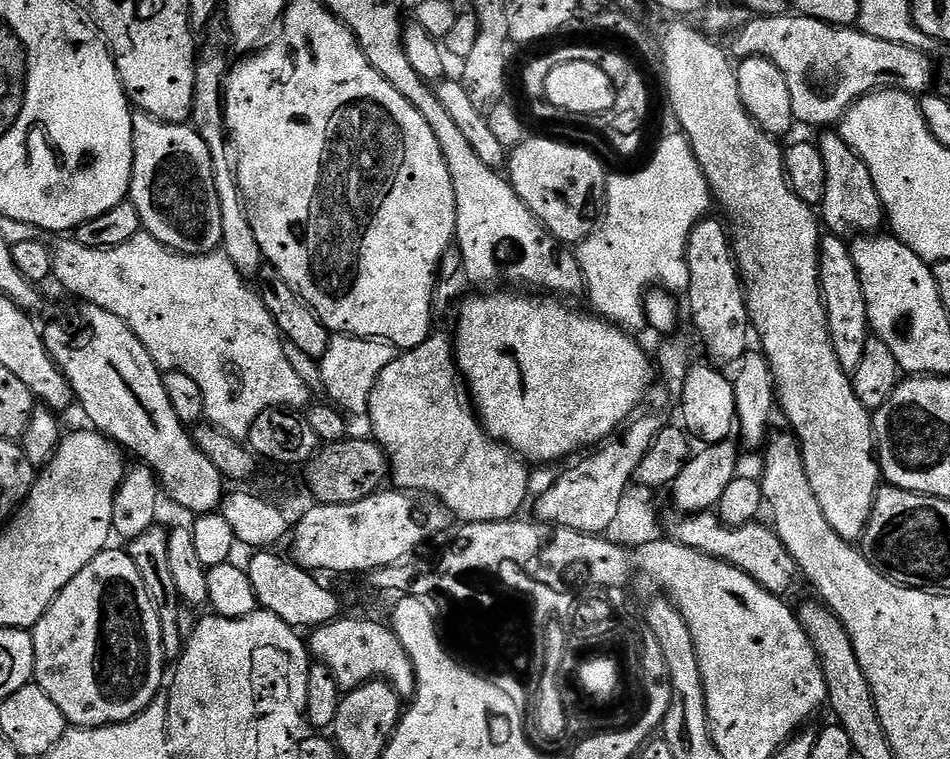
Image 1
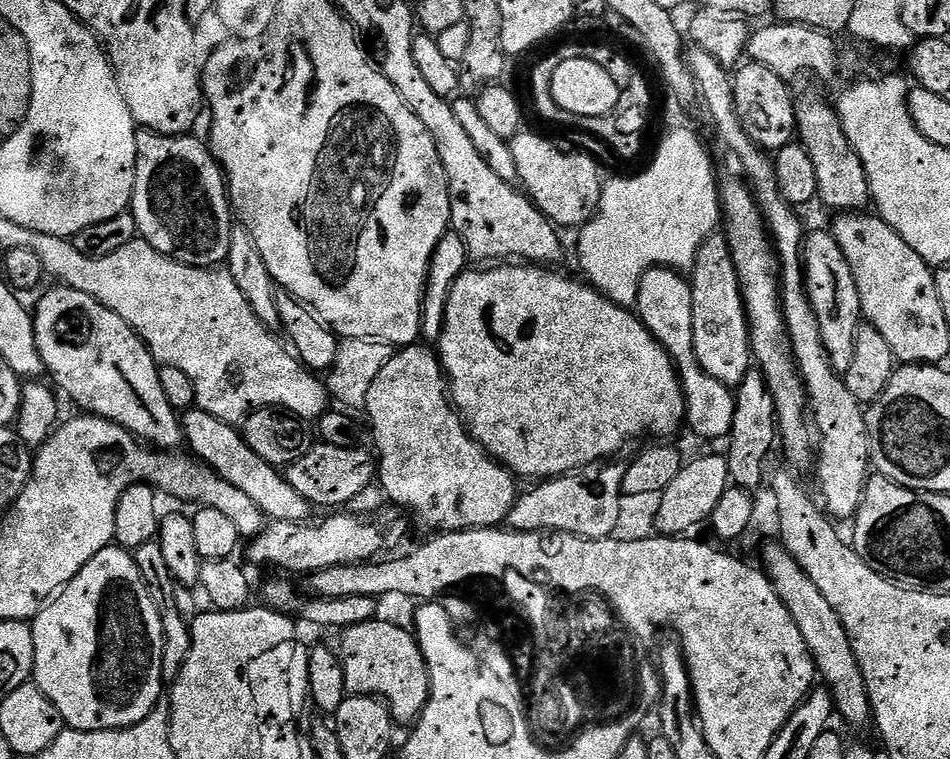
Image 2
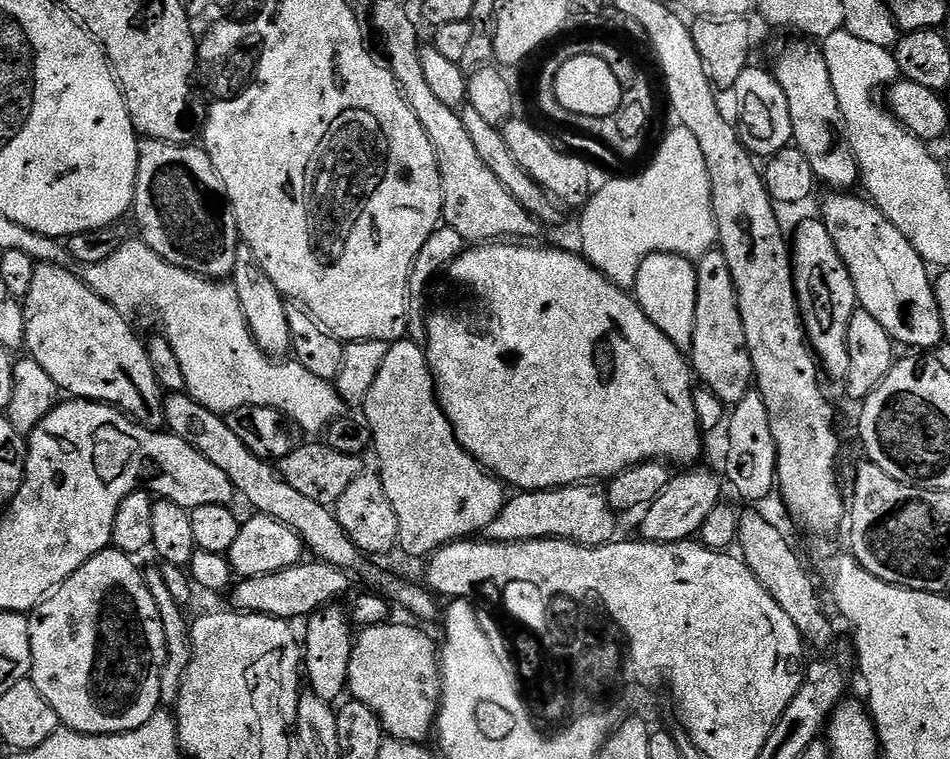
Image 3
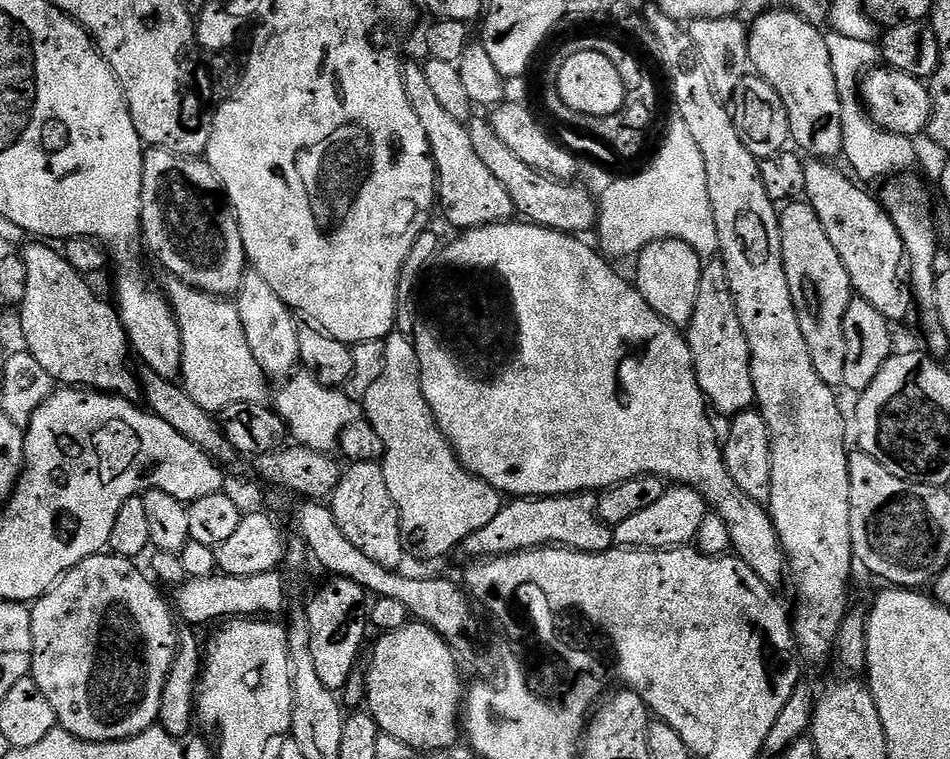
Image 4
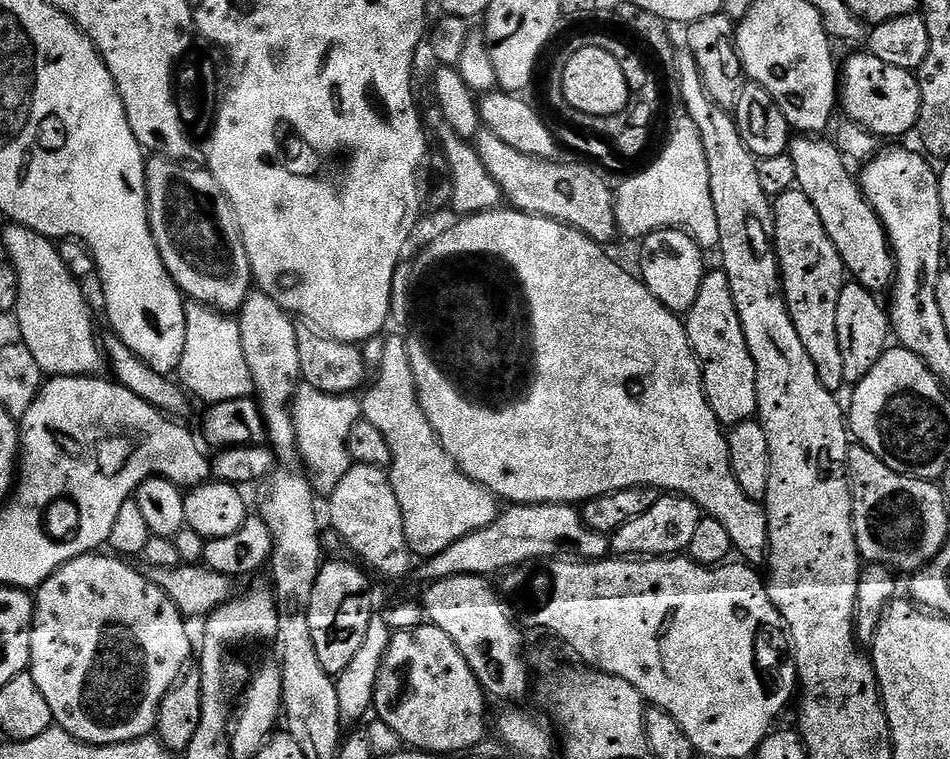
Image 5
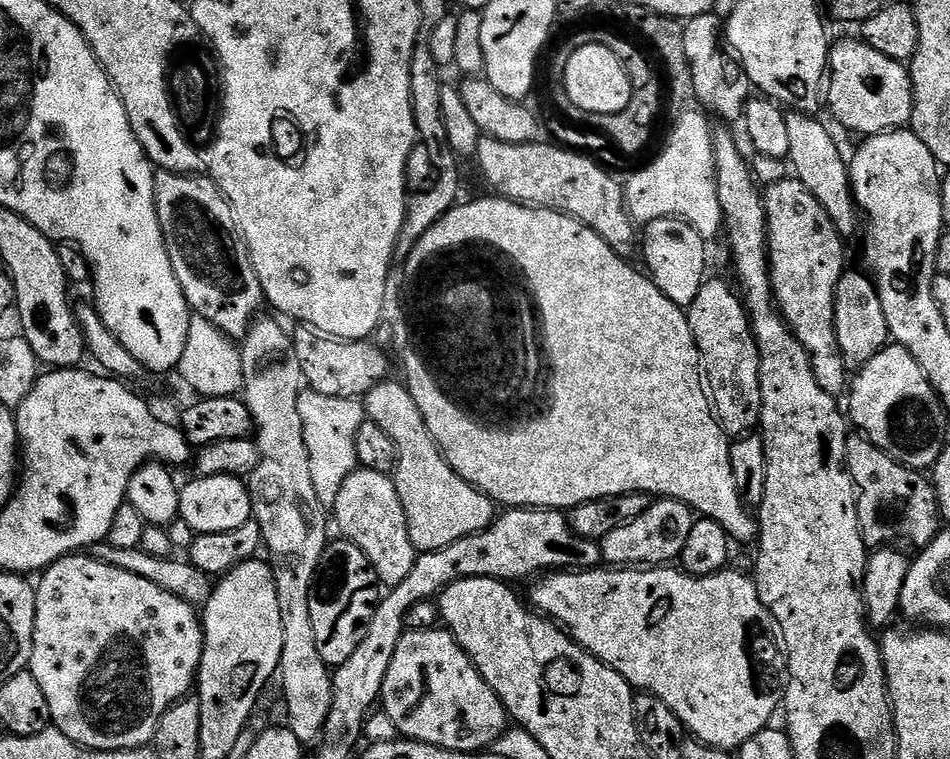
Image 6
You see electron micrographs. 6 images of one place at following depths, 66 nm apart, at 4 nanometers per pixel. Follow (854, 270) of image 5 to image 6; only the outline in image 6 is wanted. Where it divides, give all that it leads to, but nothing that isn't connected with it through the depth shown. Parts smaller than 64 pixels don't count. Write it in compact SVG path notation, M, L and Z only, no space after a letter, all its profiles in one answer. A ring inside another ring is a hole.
M789 111L787 113L786 131L790 138L790 150L786 160L794 173L795 179L800 180L802 186L806 186L806 190L810 190L810 194L814 194L814 198L818 198L822 210L826 210L826 214L830 214L830 218L837 230L840 231L841 237L849 238L848 236L852 236L856 232L856 216L858 217L856 202L852 199L852 186L848 183L849 161L846 156L840 153L840 148L836 145L835 138L828 133L827 126L816 119L820 118L803 112Z

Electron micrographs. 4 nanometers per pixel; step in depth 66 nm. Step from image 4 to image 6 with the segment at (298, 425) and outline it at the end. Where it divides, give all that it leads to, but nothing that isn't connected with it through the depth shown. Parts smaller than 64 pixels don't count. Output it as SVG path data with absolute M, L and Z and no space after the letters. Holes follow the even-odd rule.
M304 390L300 394L300 413L302 434L306 434L306 450L310 454L310 479L314 481L314 494L318 494L320 504L332 506L347 476L358 468L354 438L358 438L358 426L362 426L362 422L366 419L363 403L359 399L330 398L326 394Z

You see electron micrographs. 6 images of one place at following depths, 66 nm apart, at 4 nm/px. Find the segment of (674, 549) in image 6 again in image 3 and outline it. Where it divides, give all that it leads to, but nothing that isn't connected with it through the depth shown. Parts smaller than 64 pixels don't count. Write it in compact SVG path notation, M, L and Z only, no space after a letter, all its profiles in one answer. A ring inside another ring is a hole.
M684 470L681 474L673 475L668 488L664 491L655 502L649 504L647 508L643 509L640 520L640 532L638 532L639 539L650 544L673 544L679 540L693 539L699 533L702 522L706 522L706 518L710 515L710 510L714 510L714 506L721 503L722 496L720 496L720 480L721 477L715 476L712 472L692 472L696 470Z

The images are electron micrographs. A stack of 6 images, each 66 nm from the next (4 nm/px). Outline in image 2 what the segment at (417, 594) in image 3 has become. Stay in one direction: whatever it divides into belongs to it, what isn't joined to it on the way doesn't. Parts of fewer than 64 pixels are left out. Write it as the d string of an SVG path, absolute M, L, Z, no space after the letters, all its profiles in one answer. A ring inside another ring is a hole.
M193 406L180 416L180 428L184 432L184 444L187 447L192 447L190 449L191 455L213 468L216 475L226 482L230 482L230 486L238 486L238 490L242 490L242 494L250 497L254 501L254 506L258 506L258 510L262 510L262 514L269 521L281 520L282 522L302 524L311 517L308 515L314 512L313 505L308 504L306 498L302 498L302 494L298 494L298 490L294 490L291 479L286 478L281 469L266 462L266 458L258 458L258 454L254 454L254 450L250 450L250 446L246 446L239 427L227 424L225 420L214 418L214 414L202 410L198 406Z

